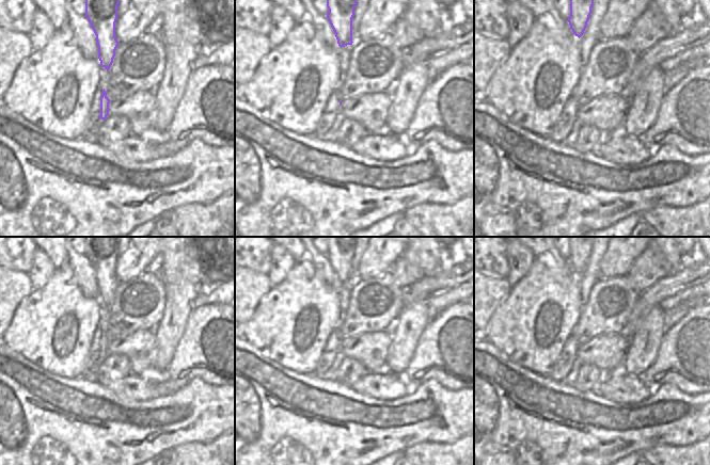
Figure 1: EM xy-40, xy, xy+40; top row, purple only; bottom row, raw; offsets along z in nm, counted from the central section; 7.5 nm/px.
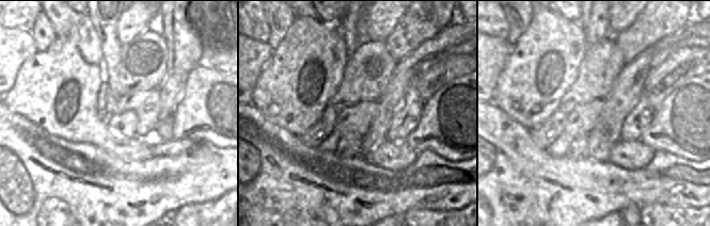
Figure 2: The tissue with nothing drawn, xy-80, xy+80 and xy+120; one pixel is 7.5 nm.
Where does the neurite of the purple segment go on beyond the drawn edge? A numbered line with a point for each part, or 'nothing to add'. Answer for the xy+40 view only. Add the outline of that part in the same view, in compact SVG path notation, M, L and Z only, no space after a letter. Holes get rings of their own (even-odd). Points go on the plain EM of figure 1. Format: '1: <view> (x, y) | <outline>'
nothing to add

